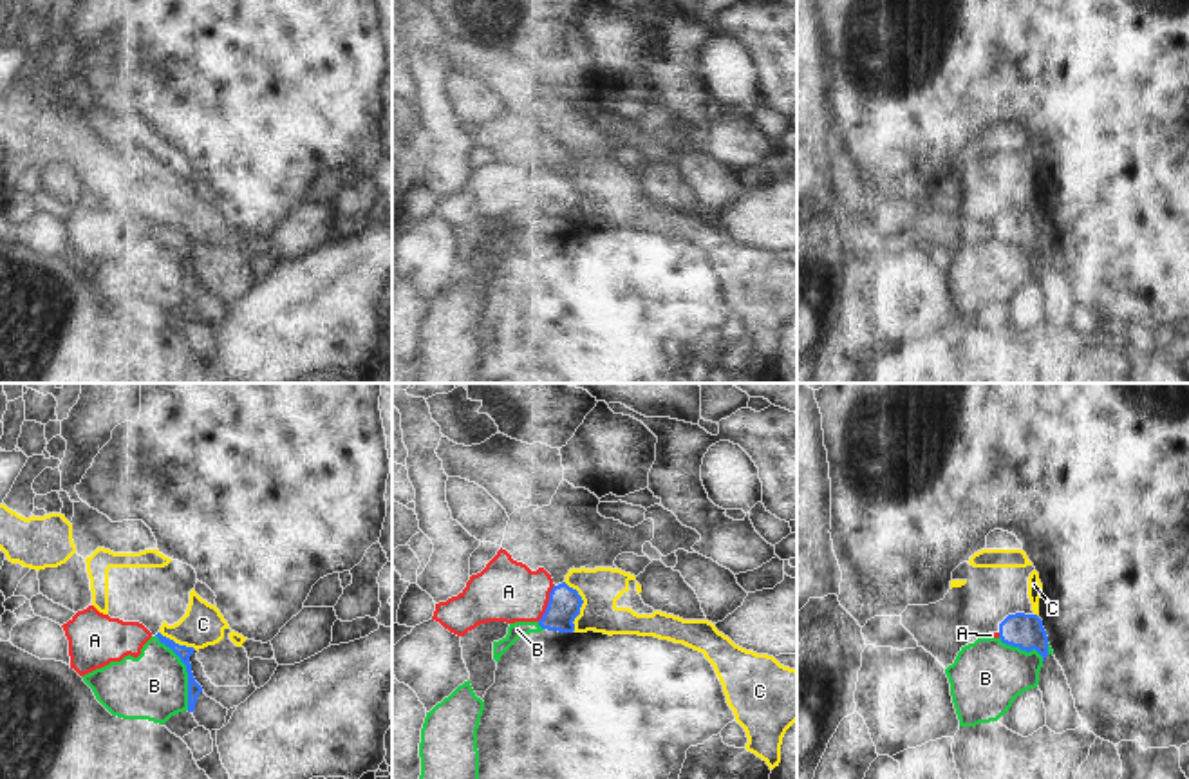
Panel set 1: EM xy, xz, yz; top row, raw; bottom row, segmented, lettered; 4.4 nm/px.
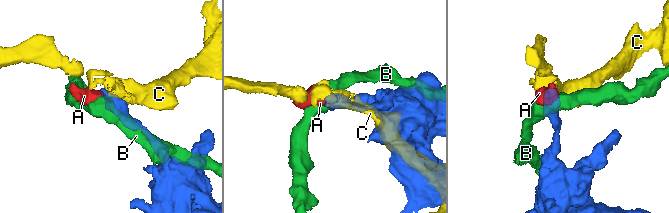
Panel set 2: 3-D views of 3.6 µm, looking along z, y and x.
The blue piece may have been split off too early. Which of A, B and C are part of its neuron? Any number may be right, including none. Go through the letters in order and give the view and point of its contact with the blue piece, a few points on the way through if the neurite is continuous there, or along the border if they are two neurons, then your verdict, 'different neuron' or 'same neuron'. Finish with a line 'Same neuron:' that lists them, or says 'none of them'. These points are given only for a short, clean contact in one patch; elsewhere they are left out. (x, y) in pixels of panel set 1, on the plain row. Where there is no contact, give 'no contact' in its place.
A: xz (548, 197) | across xz (564, 199), (548, 197), (508, 187) | same neuron
B: xy (187, 266) | along xy (156, 230), (185, 261), (188, 304) | different neuron
C: xz (582, 197) | along xz (564, 176), (582, 196), (580, 208), (573, 217), (575, 225) | different neuron
Same neuron: A

